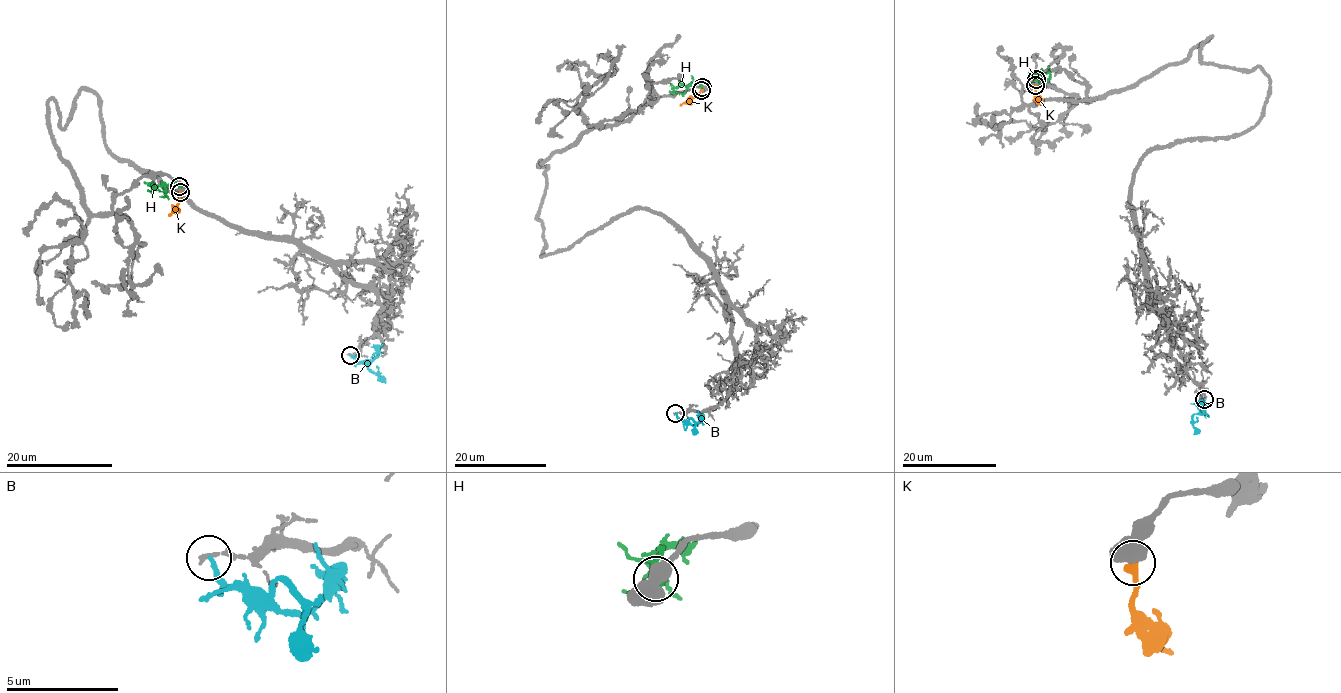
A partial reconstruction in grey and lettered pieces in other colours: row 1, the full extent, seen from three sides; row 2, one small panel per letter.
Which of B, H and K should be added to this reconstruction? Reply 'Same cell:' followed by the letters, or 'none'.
Same cell: K

